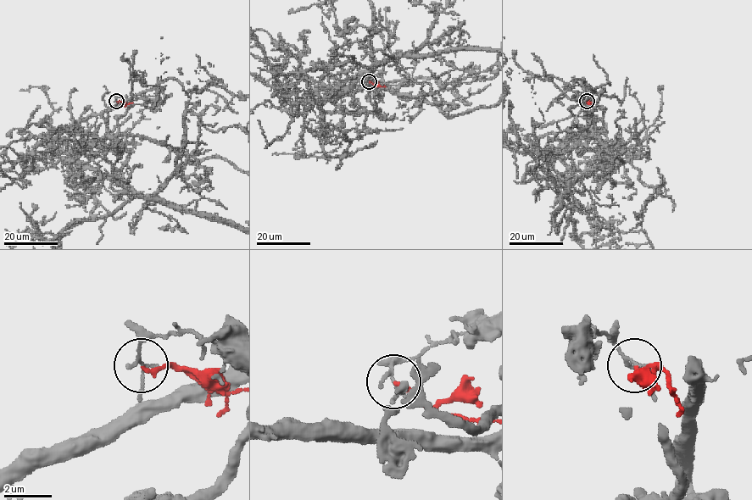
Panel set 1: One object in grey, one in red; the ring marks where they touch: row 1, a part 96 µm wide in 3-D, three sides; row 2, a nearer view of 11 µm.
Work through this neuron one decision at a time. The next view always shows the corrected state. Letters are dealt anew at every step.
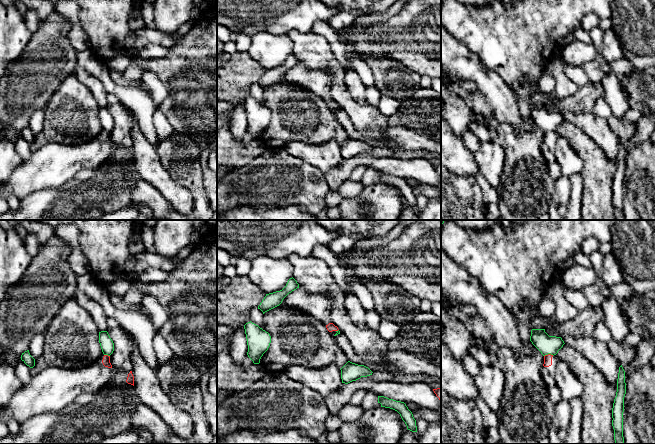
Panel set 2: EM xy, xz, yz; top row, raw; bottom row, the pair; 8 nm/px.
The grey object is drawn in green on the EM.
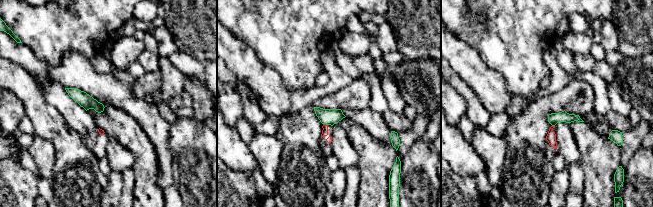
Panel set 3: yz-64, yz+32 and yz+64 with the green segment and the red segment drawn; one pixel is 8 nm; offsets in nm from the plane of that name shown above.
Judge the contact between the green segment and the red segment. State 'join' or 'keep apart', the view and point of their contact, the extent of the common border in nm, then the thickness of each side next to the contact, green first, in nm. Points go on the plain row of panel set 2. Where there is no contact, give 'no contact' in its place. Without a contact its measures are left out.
keep apart | yz (548, 129) | 80 nm | 150/60 nm

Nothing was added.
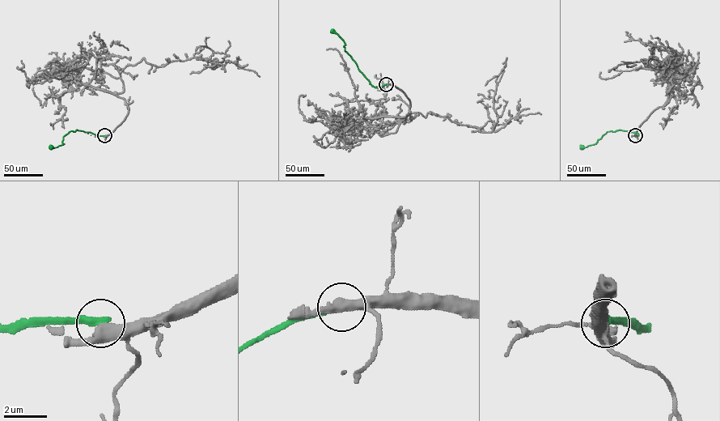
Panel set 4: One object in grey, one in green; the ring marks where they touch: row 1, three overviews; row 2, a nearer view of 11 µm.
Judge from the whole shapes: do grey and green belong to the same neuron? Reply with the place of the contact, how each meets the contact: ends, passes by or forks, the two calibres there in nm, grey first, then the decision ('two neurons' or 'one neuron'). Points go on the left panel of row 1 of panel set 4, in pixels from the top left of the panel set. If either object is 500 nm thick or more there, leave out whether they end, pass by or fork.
place (104, 135); grey passes by; green ends; calibres 440 and 380 nm; two neurons

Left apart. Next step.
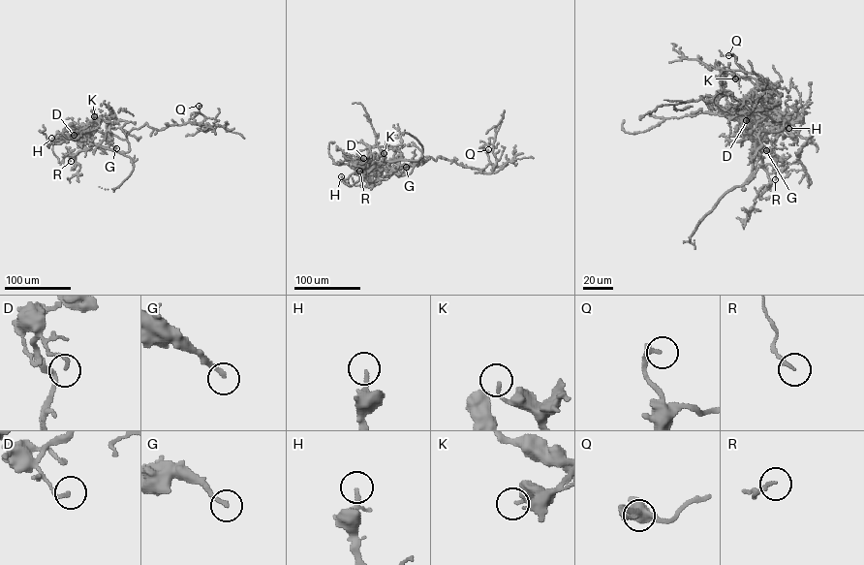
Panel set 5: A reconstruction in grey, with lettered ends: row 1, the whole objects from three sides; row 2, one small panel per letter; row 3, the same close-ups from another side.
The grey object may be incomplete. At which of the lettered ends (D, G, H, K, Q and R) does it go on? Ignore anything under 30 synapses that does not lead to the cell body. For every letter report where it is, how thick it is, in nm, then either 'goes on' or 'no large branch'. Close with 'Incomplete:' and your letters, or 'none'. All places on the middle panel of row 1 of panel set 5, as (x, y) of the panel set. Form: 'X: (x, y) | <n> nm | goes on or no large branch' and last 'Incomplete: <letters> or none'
D: (363, 158) | 160 nm | no large branch
G: (406, 167) | 170 nm | goes on
H: (341, 176) | 140 nm | no large branch
K: (384, 153) | 140 nm | no large branch
Q: (488, 149) | 240 nm | no large branch
R: (359, 171) | 160 nm | no large branch
Incomplete: G

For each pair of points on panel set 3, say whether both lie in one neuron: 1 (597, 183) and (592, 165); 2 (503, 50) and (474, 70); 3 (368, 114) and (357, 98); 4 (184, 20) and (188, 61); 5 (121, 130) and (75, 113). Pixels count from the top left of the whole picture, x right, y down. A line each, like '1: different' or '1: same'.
1: same
2: different
3: different
4: different
5: different

